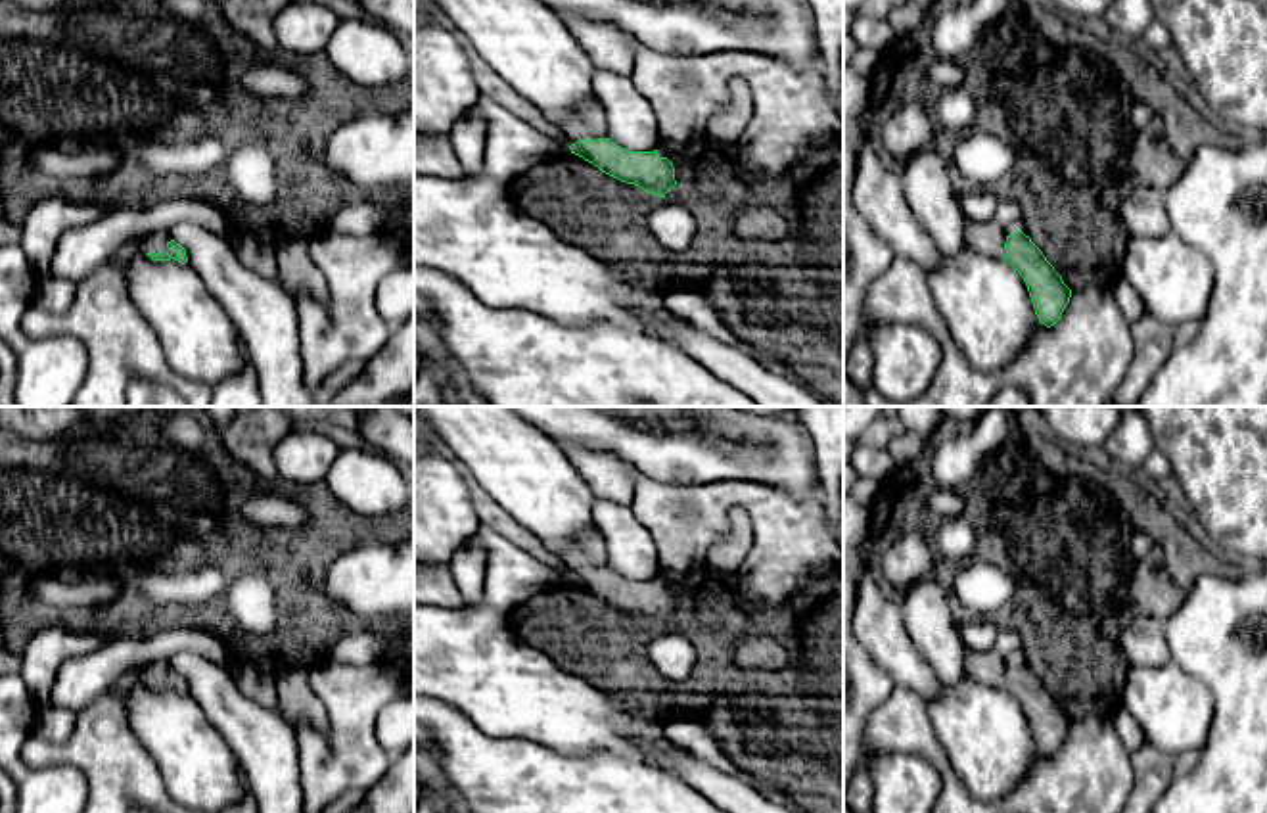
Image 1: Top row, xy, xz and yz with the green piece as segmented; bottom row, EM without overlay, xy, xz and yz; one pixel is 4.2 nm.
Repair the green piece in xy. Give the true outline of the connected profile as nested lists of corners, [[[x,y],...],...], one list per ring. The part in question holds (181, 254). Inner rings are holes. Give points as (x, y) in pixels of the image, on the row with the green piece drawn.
[[[163,228],[157,232],[148,232],[140,236],[136,242],[140,253],[146,253],[151,261],[178,261],[188,263],[186,249],[176,244],[171,236],[171,228]]]

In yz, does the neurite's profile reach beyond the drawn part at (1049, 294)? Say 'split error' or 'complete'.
split error

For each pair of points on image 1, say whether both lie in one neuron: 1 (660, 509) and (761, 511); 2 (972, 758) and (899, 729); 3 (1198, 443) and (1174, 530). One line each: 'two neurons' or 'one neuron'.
1: one neuron
2: two neurons
3: two neurons

